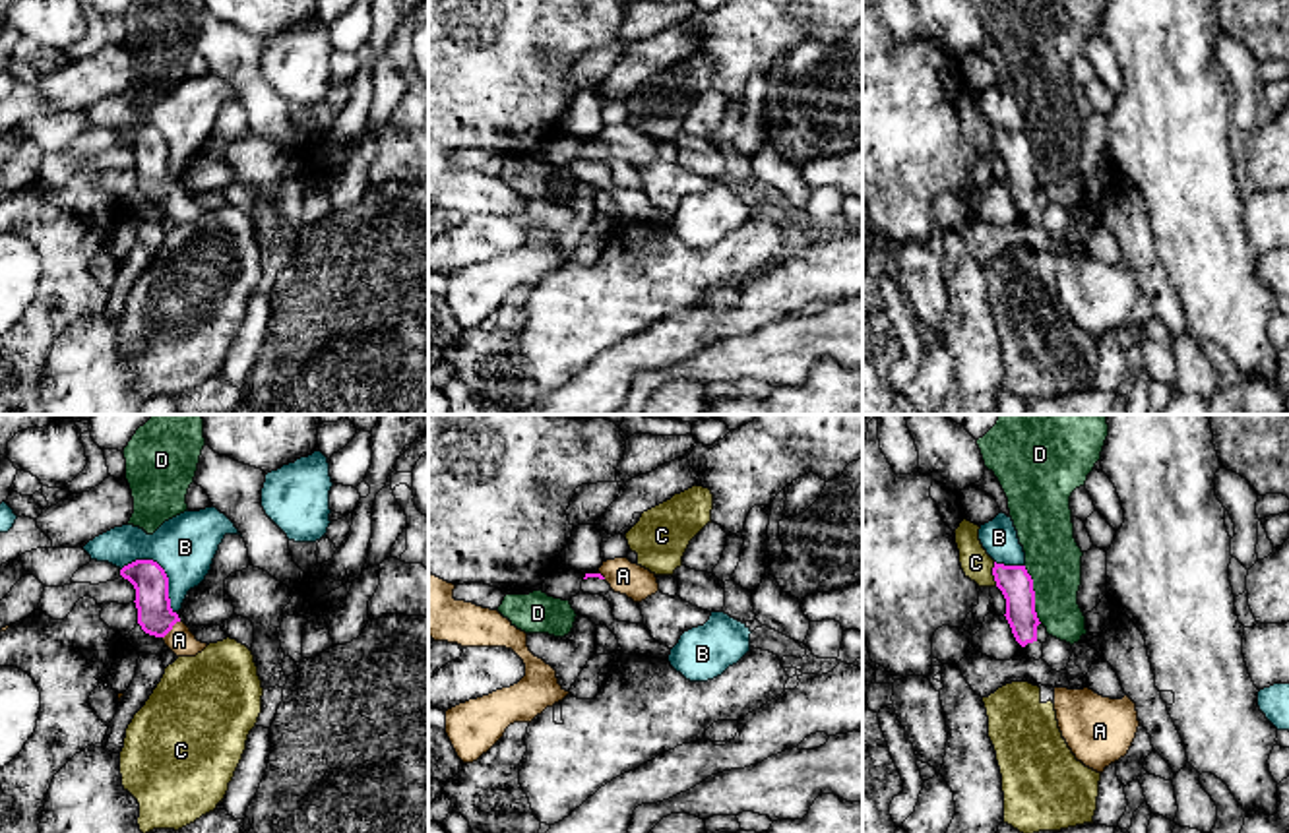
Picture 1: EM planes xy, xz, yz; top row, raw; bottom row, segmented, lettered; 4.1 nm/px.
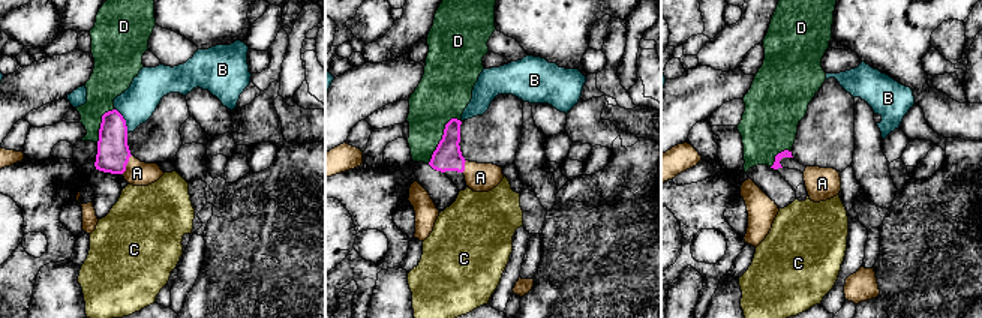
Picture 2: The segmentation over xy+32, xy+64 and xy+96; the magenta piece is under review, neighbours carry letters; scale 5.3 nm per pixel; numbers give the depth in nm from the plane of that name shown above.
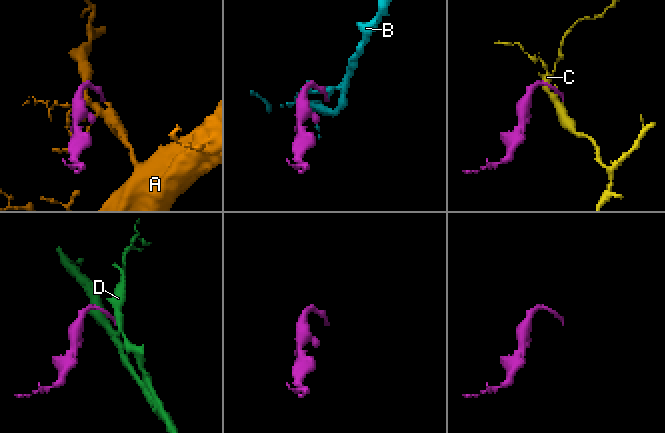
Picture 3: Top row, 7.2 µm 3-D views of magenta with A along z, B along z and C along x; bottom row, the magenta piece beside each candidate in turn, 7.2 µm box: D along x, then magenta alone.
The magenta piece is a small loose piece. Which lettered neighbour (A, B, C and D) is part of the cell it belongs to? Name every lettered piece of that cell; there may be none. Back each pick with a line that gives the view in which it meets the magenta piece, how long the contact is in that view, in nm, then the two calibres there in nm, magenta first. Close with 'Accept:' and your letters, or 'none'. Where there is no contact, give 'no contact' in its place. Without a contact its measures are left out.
A: meets magenta in xy; contact 100 nm long; 150 nm thick on the magenta side, 110 nm on the other
Accept: A

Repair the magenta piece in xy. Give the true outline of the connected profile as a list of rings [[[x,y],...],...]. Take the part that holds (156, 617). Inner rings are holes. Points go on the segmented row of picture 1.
[[[136,560],[120,575],[136,589],[138,624],[145,633],[161,637],[176,657],[196,657],[207,647],[171,608],[169,577],[157,562]]]

